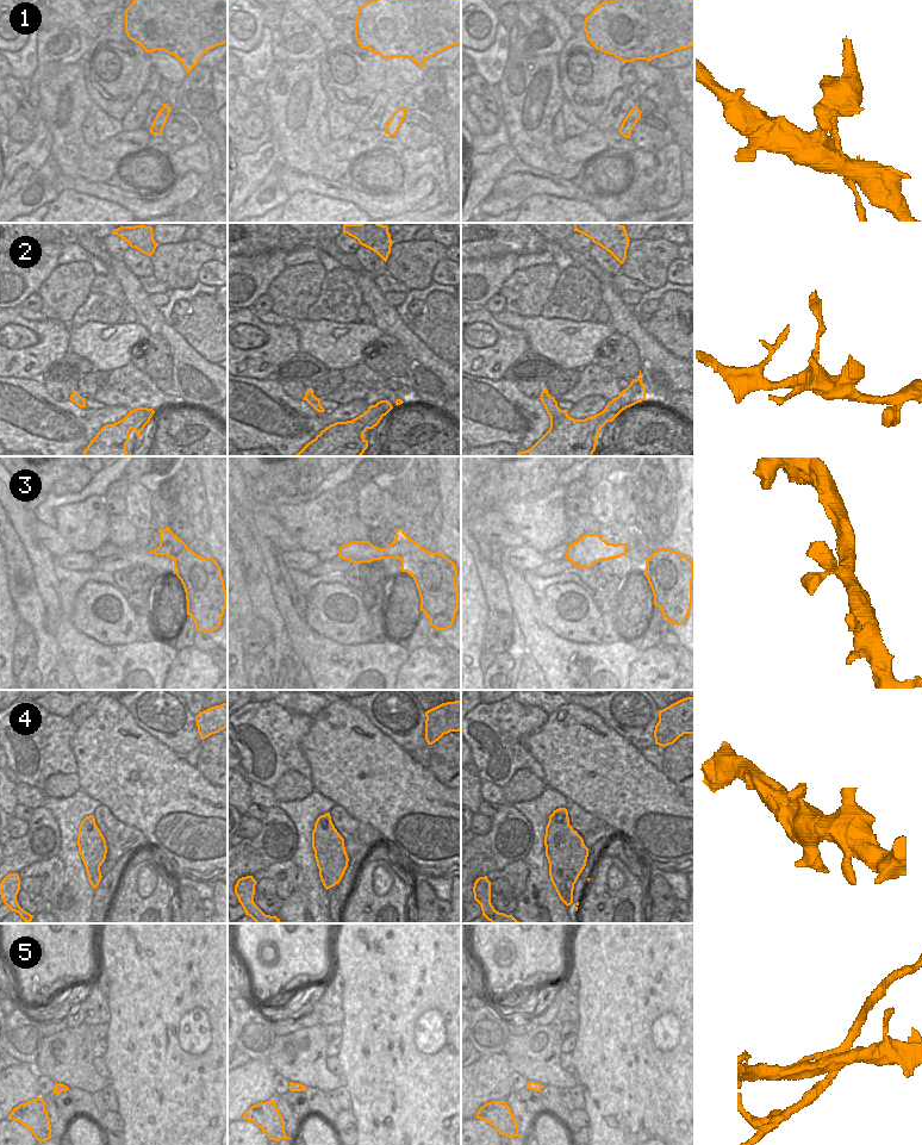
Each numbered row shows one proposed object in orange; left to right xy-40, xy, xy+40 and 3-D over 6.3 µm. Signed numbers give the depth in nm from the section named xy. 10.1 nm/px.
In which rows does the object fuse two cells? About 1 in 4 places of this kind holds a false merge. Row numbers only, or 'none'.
1, 5

